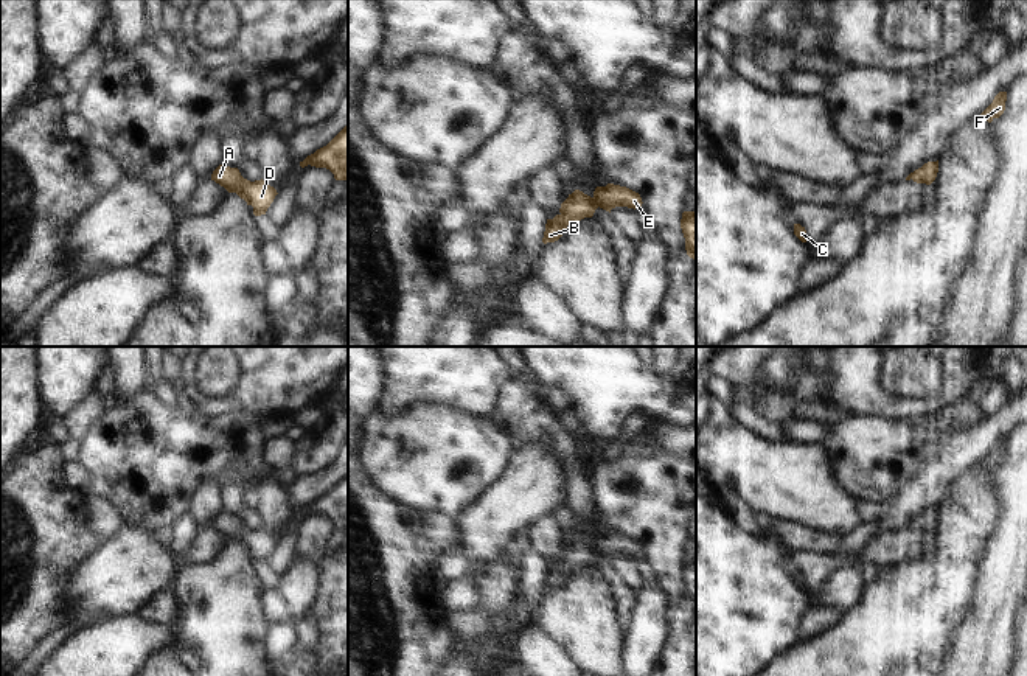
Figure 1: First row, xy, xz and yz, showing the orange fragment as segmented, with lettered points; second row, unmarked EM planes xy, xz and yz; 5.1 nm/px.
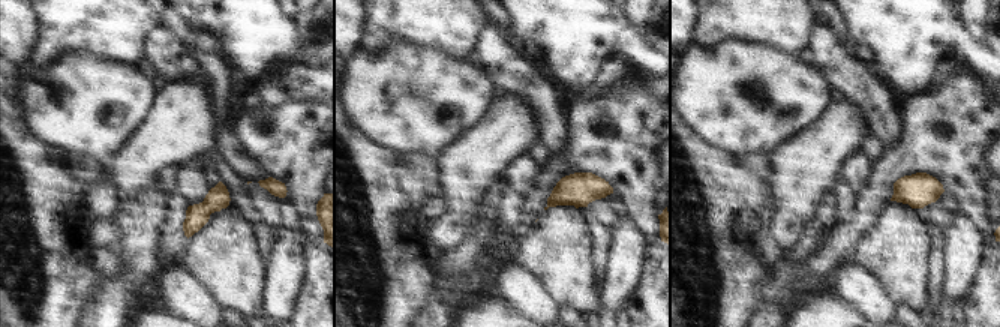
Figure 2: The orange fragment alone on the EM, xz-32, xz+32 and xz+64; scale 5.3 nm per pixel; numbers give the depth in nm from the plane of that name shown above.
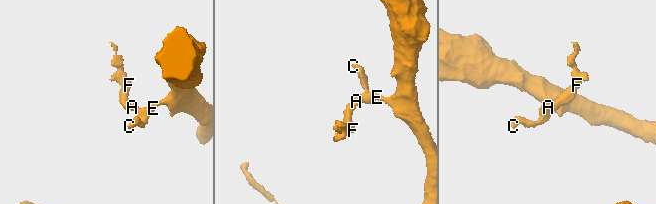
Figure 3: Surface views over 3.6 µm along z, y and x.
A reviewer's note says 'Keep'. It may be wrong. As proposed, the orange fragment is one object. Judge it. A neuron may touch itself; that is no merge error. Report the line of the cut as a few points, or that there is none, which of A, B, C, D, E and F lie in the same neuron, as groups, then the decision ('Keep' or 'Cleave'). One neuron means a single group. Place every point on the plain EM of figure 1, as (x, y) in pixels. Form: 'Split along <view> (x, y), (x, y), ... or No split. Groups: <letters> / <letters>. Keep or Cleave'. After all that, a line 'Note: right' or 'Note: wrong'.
No split. Groups: A B C D E F. Keep
Note: right

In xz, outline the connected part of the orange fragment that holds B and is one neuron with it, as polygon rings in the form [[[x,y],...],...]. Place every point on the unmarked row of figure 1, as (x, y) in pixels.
[[[607,531],[606,535],[597,535],[594,544],[587,544],[580,538],[575,538],[561,552],[559,561],[553,567],[547,567],[542,591],[558,589],[569,572],[578,570],[584,566],[592,566],[600,555],[611,561],[615,555],[642,556],[642,545],[639,541]]]

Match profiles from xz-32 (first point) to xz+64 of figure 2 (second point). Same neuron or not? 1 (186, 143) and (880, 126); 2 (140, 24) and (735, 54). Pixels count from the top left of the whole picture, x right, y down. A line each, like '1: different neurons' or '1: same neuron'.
1: different neurons
2: different neurons

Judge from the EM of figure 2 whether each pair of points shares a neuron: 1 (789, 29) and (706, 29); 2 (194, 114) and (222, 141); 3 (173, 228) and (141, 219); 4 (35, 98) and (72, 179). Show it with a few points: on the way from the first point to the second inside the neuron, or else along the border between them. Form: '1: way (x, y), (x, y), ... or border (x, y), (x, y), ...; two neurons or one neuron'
1: way (768, 26), (727, 26); one neuron
2: border (216, 128), (210, 150); two neurons
3: border (167, 219), (164, 225); two neurons
4: border (27, 128), (53, 146), (90, 158); two neurons

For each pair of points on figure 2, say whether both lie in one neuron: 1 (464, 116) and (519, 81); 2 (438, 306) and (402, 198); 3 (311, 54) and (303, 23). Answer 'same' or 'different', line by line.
1: different
2: different
3: same

